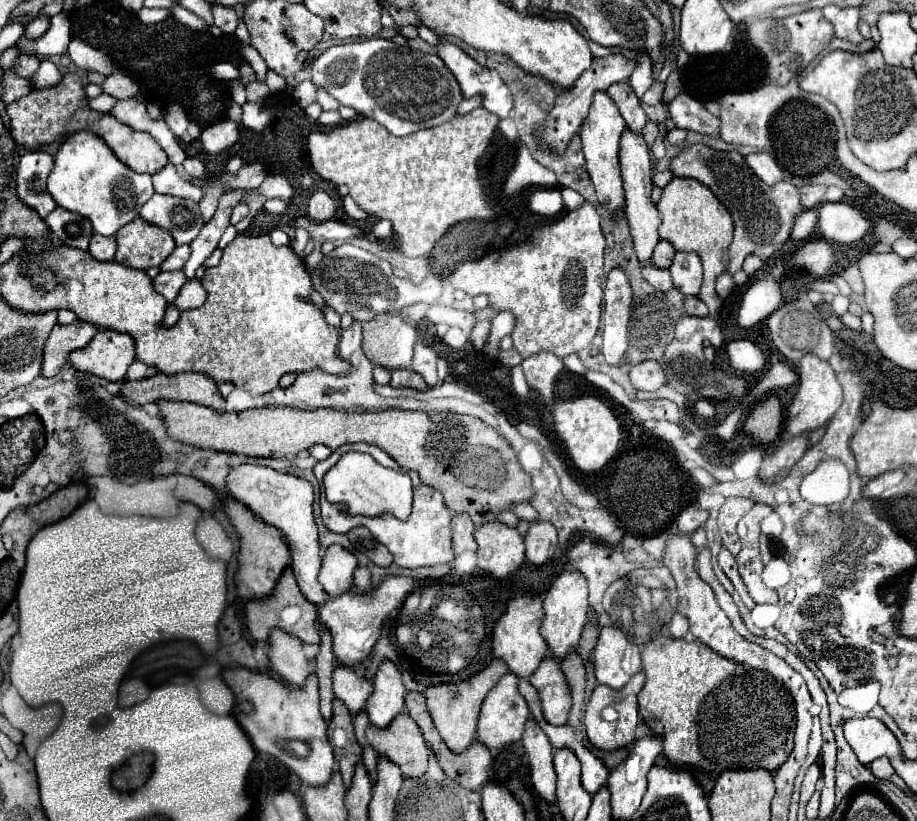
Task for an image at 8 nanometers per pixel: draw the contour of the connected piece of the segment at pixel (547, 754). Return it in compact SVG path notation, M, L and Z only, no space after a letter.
M534 719L526 721L526 731L524 731L522 743L524 743L524 749L530 759L534 789L548 803L554 803L556 801L556 795L554 795L556 773L554 773L554 765L552 765L552 749L550 749L550 741L546 741L546 735L542 733L542 729L538 729L538 725L534 725Z

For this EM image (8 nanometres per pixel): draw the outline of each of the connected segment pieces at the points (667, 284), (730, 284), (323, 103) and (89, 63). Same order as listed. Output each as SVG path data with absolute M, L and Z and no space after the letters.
M642 265L640 271L642 271L642 277L644 277L654 289L658 289L658 291L666 291L666 289L672 287L668 269L658 269L656 265Z
M723 273L716 279L715 289L718 296L722 299L726 299L734 290L735 284L733 278L728 273Z
M316 89L316 103L322 107L322 109L338 109L338 101L334 97L330 97L324 89Z
M72 39L68 45L68 55L70 59L84 71L98 71L104 75L110 75L116 71L114 63L110 61L110 57L90 45L86 45L80 39Z

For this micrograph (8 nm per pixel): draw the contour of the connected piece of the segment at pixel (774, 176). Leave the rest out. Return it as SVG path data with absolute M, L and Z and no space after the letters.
M750 153L744 157L746 163L750 165L750 169L766 183L766 185L774 185L778 181L782 181L782 169L780 165L774 161L774 157L770 157L770 153Z

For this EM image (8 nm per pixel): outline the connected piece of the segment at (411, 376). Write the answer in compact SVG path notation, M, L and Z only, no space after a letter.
M394 369L390 385L392 387L414 387L418 391L424 391L428 387L426 381L416 371L410 371L410 369Z

